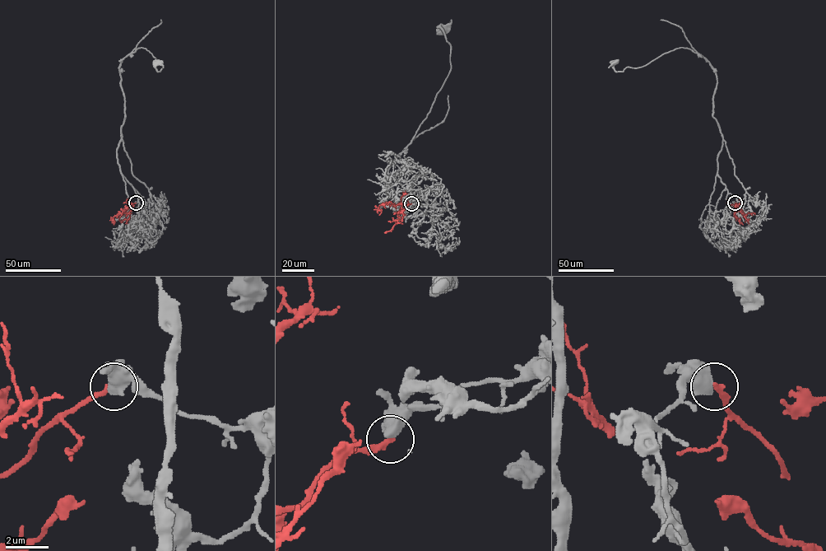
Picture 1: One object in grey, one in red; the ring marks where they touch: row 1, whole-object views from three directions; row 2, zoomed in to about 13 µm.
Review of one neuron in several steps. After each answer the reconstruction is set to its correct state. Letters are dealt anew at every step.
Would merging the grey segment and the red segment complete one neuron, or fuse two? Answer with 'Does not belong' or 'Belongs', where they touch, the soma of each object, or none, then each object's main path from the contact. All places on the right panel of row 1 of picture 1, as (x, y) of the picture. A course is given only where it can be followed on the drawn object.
Does not belong. Place: (735, 203). Soma of grey: (614, 62). Soma of red: none. Course of grey: (735, 203), (726, 198), (717, 173), (722, 138), (712, 116), (711, 65), (680, 47), (623, 71), (614, 62). Course of red: (735, 203), (739, 207), (735, 206), (737, 211), (734, 213), (743, 225)

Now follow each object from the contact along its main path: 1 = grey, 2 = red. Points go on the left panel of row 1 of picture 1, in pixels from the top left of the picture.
1: (135, 203), (145, 200), (122, 173), (116, 151), (125, 116), (119, 65), (141, 47), (160, 71), (158, 62)
2: (135, 203), (115, 215), (113, 225)

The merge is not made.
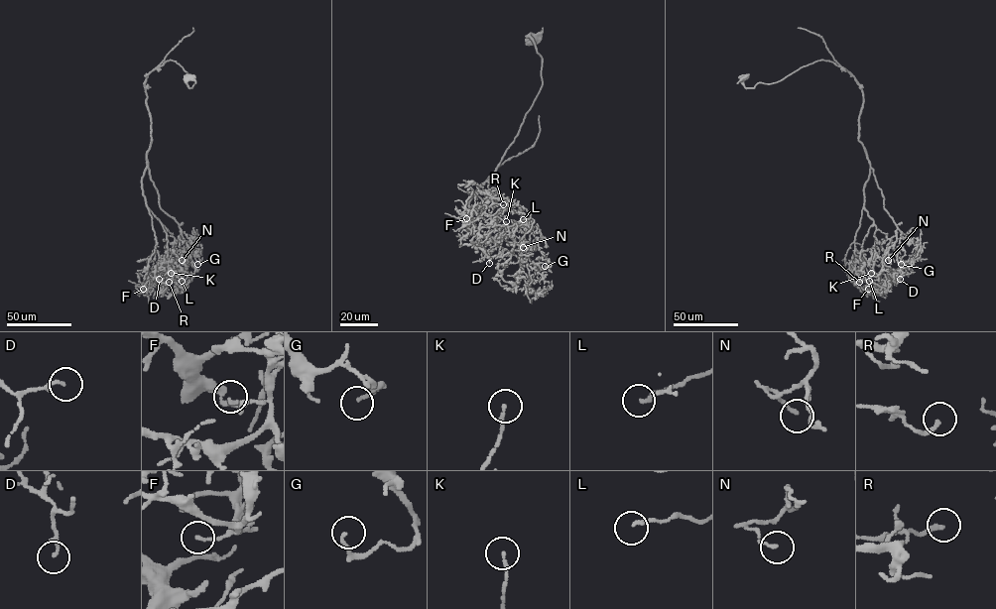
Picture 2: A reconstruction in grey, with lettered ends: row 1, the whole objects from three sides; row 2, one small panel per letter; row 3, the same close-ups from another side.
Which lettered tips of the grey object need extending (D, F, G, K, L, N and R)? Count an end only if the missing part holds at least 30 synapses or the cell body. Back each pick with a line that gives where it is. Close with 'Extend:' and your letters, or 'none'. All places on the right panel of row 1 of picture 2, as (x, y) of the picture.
Extend: none

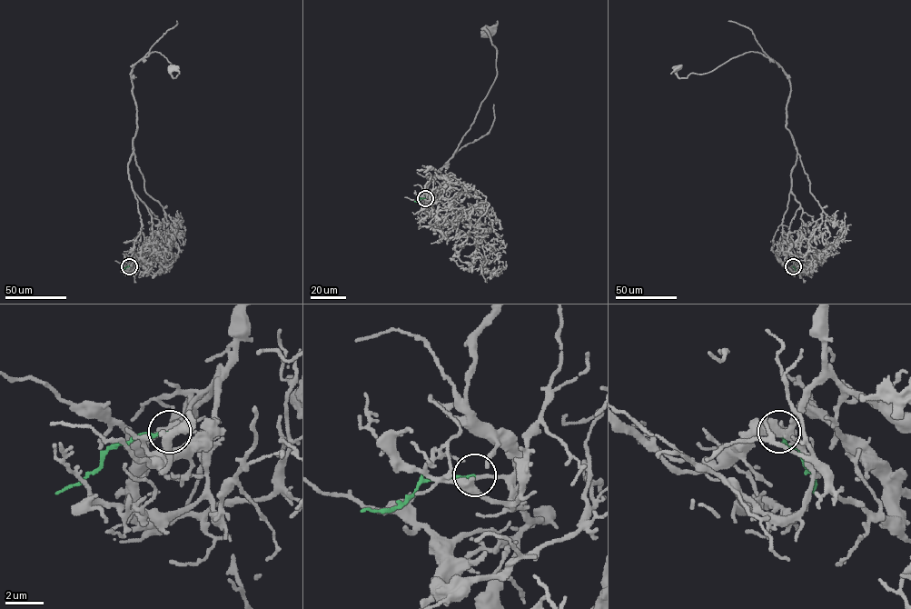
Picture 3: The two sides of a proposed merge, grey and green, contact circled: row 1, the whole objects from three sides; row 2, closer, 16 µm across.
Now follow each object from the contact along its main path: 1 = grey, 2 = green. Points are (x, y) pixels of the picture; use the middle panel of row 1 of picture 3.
1: (425, 198), (440, 192), (442, 183), (422, 200), (497, 74), (489, 30)
2: (425, 198), (414, 201)

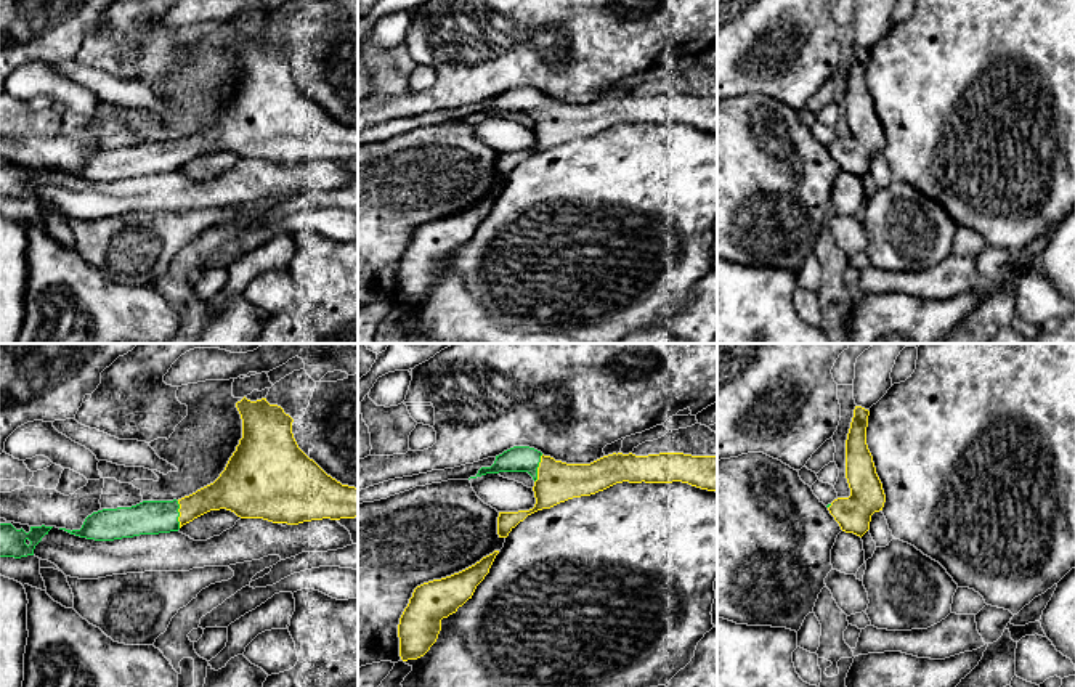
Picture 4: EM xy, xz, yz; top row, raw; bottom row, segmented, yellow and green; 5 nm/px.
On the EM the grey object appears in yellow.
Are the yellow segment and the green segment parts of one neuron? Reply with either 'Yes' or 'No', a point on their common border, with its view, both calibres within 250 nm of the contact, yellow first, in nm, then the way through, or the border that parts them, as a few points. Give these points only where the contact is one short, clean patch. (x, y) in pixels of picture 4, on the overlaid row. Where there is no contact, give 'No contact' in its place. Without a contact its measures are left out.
Yes. Touches yellow at xz (538, 469). Thickness 200 nm (yellow) against 130 nm. Path across: xz (557, 482), (538, 469), (528, 459), (519, 458)

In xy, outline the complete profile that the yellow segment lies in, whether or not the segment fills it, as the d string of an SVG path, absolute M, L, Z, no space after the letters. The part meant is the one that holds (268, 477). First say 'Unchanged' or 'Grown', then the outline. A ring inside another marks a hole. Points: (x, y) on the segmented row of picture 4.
Grown. M244 396L241 401L236 403L236 408L242 419L242 438L239 440L239 445L229 457L225 470L213 483L178 501L143 501L132 507L103 509L88 515L80 530L59 530L87 539L114 541L140 535L178 531L183 525L193 522L194 518L210 510L220 509L231 510L241 518L263 518L273 523L287 525L298 525L303 522L322 518L358 518L358 488L342 485L340 482L327 475L313 459L310 459L298 448L292 433L294 419L286 414L281 406L270 404L266 398L250 401Z

